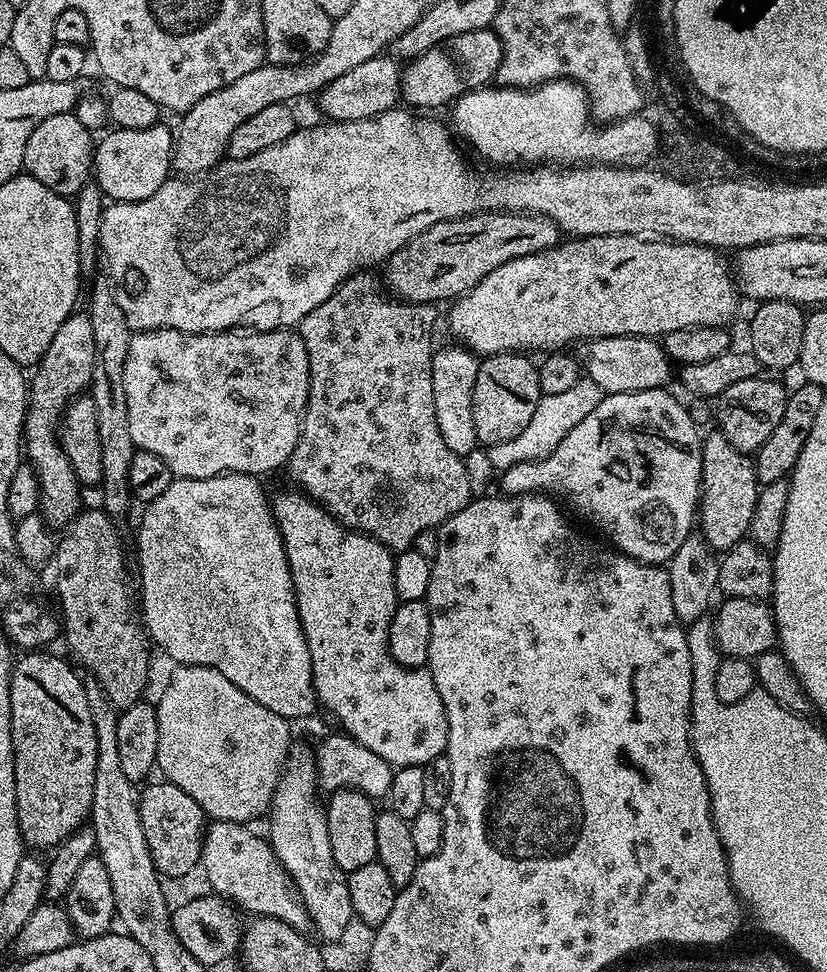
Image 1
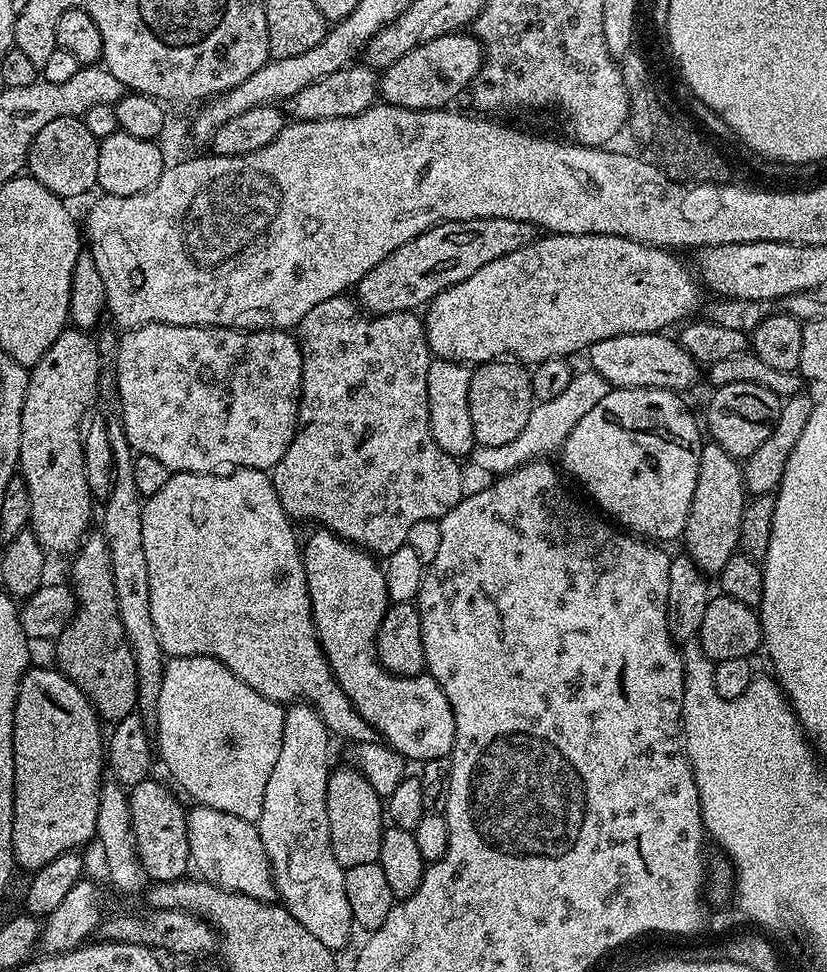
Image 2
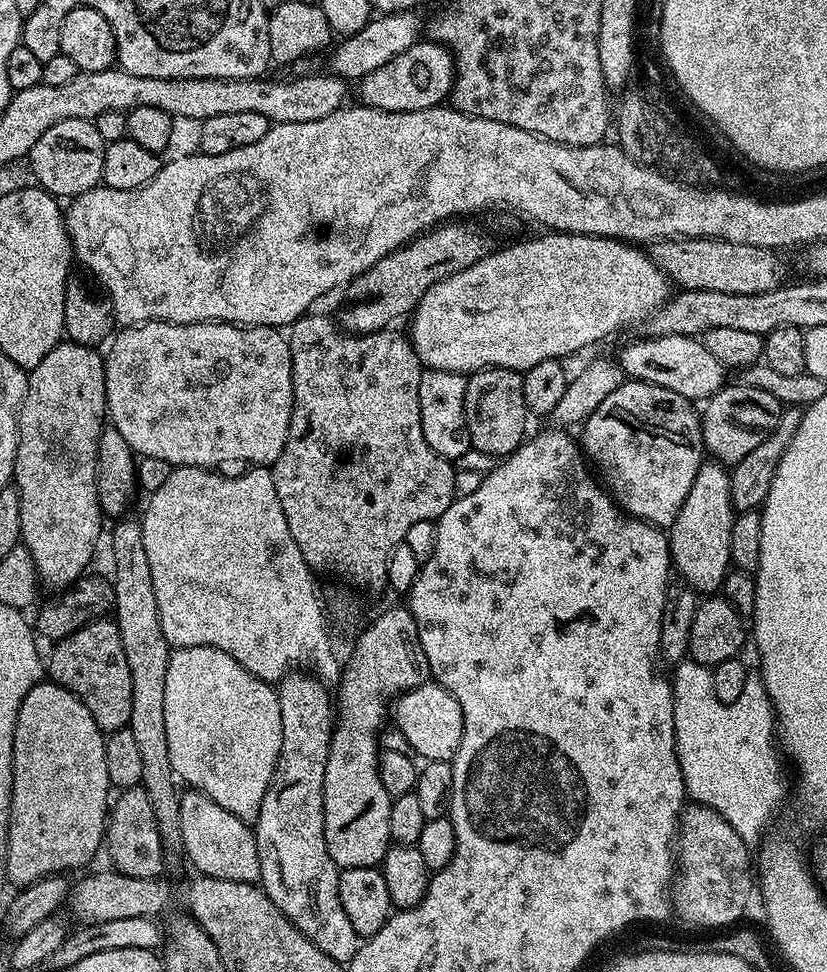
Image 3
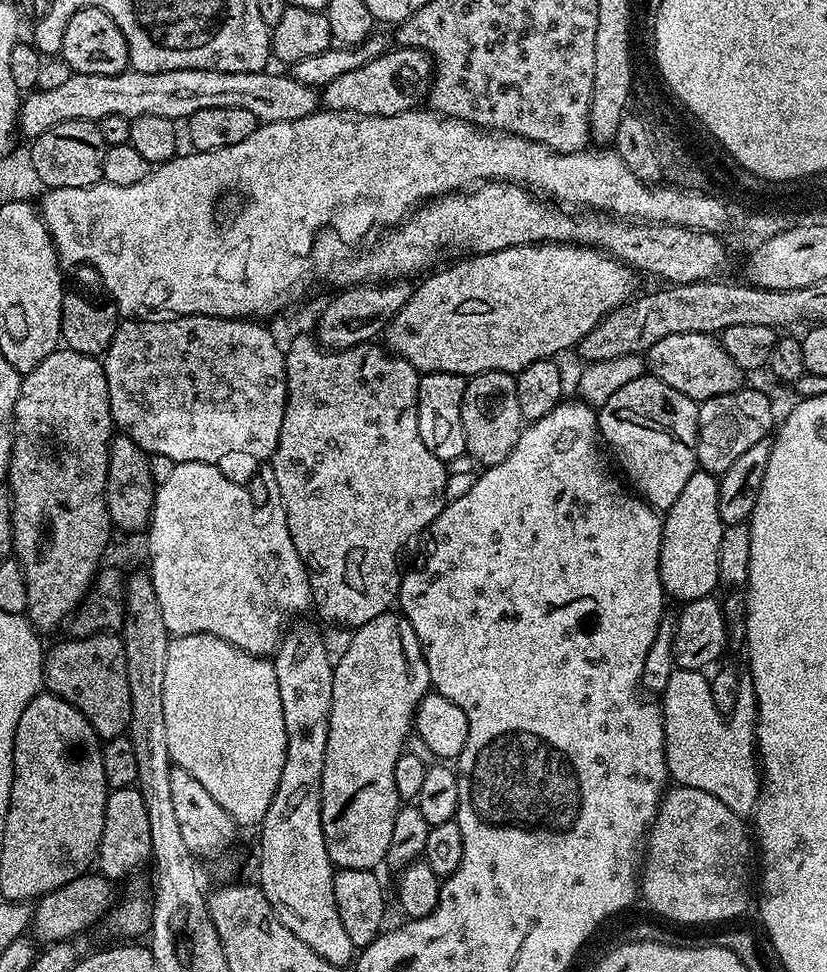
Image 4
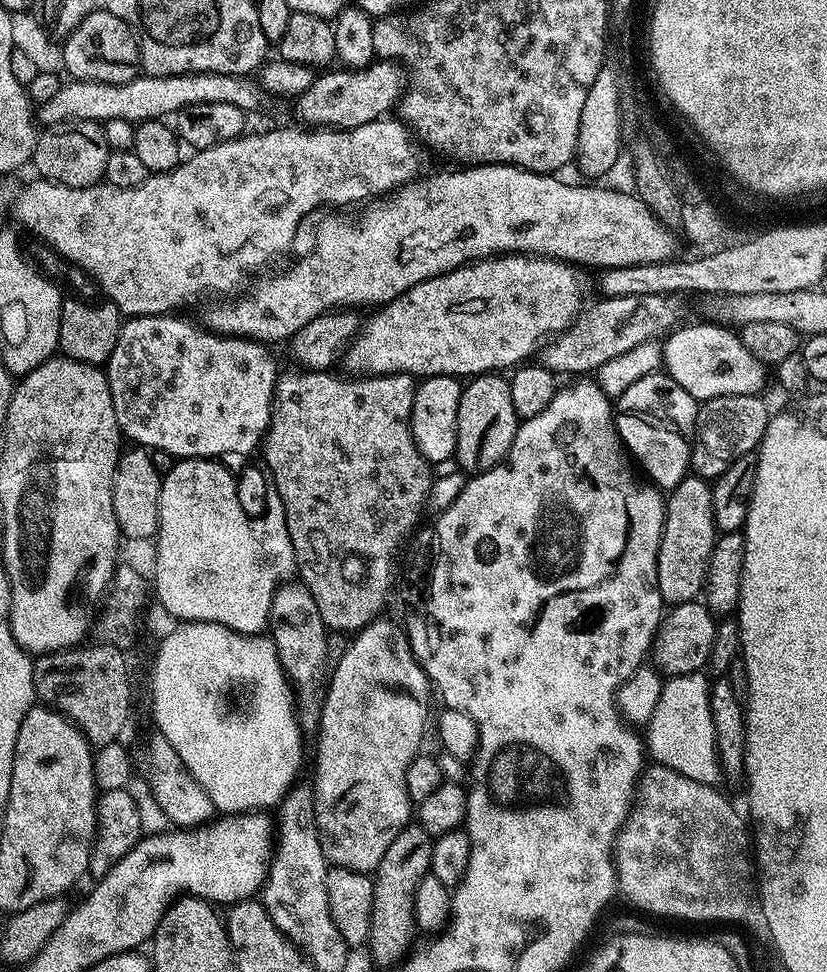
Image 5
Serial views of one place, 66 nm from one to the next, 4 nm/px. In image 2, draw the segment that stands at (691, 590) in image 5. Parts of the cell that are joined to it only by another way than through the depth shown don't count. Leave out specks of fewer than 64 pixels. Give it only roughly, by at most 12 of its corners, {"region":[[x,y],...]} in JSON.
{"region":[[700,449],[682,544],[718,574],[740,548],[744,469]]}

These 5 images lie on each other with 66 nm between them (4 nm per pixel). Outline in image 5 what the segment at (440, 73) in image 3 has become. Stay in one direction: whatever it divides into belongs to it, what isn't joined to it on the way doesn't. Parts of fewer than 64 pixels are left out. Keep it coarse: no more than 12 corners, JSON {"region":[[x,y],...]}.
{"region":[[404,64],[324,70],[295,101],[305,125],[357,128],[387,117]]}

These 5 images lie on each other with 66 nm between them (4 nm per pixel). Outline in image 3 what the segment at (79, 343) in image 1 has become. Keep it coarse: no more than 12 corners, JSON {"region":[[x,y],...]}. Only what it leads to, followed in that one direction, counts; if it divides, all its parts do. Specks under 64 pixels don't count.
{"region":[[105,357],[27,373],[12,471],[22,547],[67,589],[102,513]]}

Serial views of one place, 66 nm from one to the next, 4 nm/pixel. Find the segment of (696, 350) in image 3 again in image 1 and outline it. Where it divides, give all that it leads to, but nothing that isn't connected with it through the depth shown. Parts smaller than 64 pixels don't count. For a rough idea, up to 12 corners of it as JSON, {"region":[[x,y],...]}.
{"region":[[647,336],[581,343],[606,394],[664,388],[674,364]]}

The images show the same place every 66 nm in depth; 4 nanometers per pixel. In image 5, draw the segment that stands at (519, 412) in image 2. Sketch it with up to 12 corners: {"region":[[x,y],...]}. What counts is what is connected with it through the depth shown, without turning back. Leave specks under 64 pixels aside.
{"region":[[500,374],[458,402],[455,461],[485,472],[512,449],[518,417]]}

